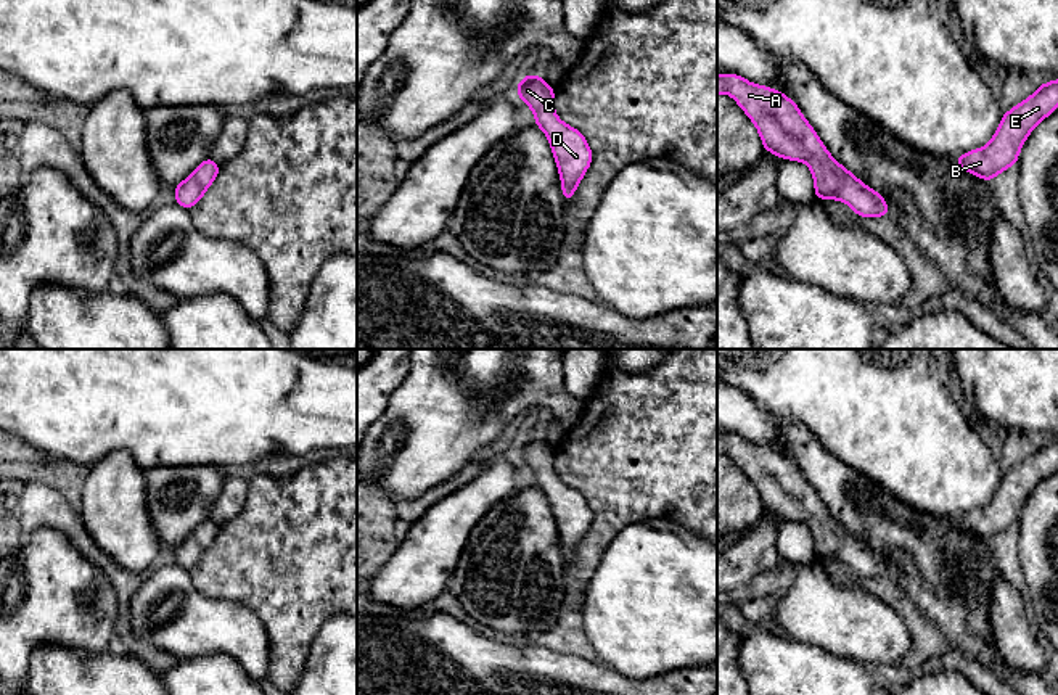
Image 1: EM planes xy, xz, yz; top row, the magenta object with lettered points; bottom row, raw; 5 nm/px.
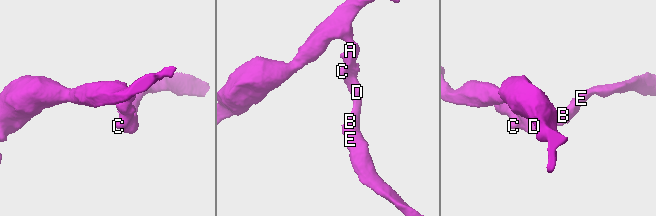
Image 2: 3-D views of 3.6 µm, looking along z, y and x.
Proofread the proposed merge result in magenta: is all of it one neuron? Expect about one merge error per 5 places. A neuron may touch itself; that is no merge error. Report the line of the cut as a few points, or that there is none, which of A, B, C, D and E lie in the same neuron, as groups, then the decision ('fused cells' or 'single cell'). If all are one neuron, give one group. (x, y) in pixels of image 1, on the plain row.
no cut | A B C D E | single cell

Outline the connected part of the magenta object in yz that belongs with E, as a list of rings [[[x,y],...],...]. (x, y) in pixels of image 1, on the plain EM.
[[[1058,439],[1037,446],[1037,450],[1007,471],[994,497],[982,508],[955,520],[957,526],[982,541],[994,541],[1015,526],[1029,494],[1058,468]]]

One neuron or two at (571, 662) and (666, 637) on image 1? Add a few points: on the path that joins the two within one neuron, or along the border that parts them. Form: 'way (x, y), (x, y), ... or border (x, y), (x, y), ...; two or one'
border (598, 662), (627, 678); two

